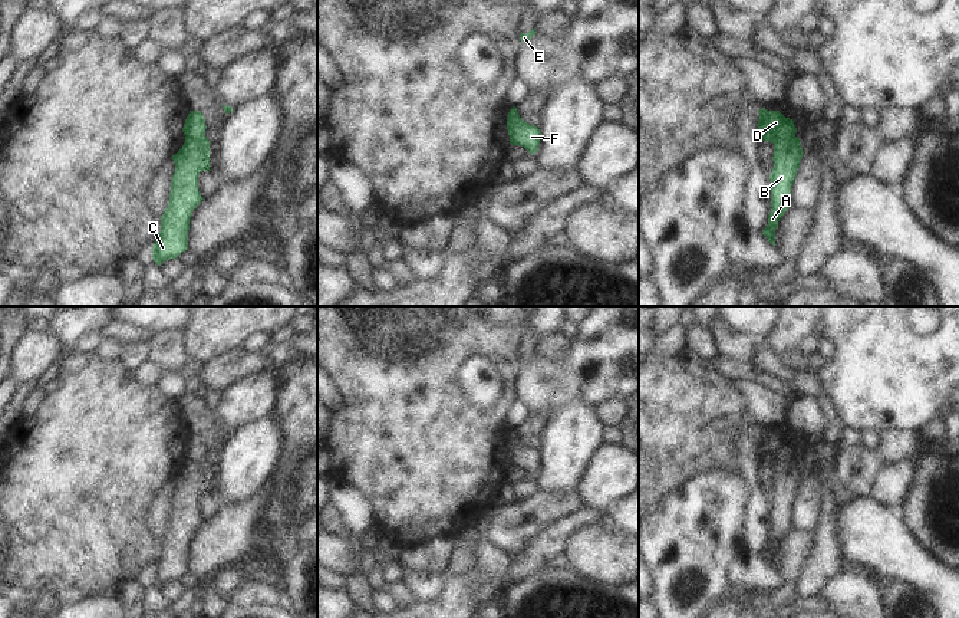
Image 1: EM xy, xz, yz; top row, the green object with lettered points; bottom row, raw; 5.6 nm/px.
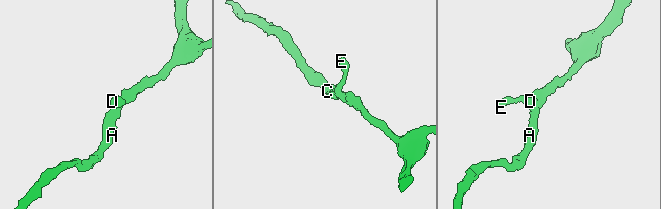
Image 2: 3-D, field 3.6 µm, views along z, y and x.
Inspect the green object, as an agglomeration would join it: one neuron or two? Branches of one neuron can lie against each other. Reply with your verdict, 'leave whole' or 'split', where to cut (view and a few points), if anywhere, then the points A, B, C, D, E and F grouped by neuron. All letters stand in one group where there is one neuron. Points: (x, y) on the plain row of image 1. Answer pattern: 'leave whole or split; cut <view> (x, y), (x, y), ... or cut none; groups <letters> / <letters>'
split; cut yz (794, 456), (773, 464); groups A B C F / D E

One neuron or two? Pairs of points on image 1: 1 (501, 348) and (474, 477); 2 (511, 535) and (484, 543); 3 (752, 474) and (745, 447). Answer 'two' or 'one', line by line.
1: one
2: two
3: one

